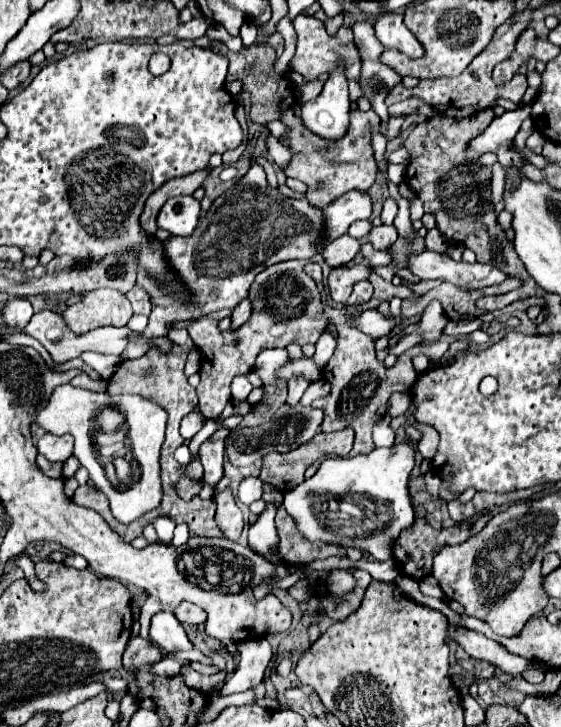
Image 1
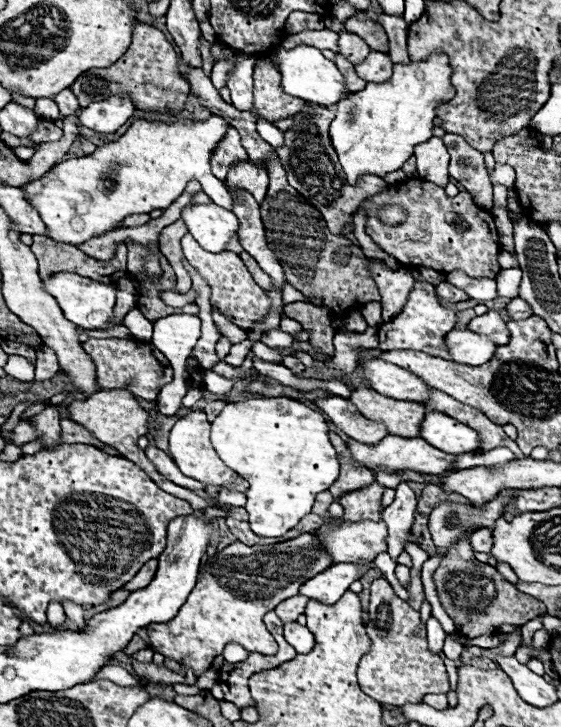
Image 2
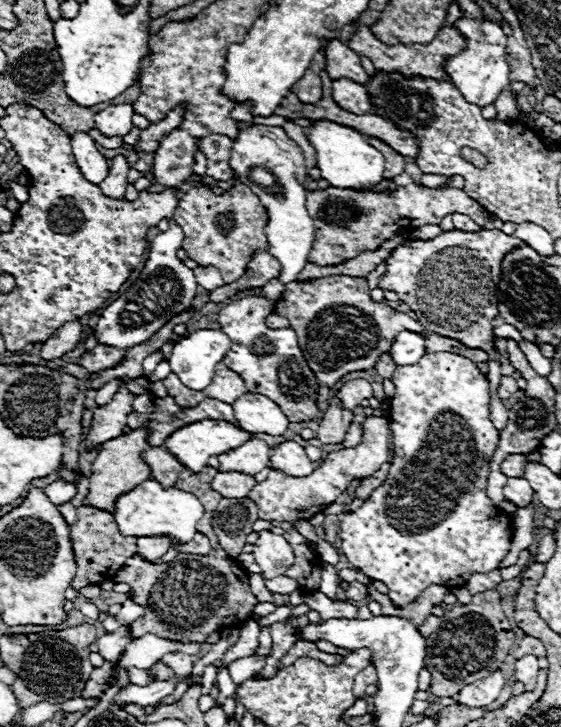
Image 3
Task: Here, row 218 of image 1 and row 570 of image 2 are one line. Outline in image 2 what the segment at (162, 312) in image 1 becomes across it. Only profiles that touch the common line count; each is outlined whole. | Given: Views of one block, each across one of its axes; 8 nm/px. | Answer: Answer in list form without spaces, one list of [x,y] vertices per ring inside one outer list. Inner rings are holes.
[[[310,532],[270,546],[246,546],[242,542],[232,542],[222,552],[216,552],[206,560],[206,566],[200,570],[198,582],[178,616],[166,624],[148,626],[150,644],[156,652],[182,662],[196,674],[206,672],[212,660],[222,654],[224,646],[230,642],[242,644],[248,652],[276,654],[278,644],[266,630],[262,616],[268,610],[274,610],[282,600],[296,596],[306,578],[310,580],[332,564],[332,558],[320,550],[316,534]]]

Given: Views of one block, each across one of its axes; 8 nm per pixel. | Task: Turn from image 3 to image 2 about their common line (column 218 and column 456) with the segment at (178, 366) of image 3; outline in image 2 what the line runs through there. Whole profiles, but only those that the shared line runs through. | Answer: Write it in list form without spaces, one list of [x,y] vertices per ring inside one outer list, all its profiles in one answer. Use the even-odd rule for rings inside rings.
[[[452,330],[444,342],[450,352],[450,360],[468,366],[480,366],[488,362],[488,358],[492,358],[492,350],[498,346],[488,336],[480,336],[470,330]]]

